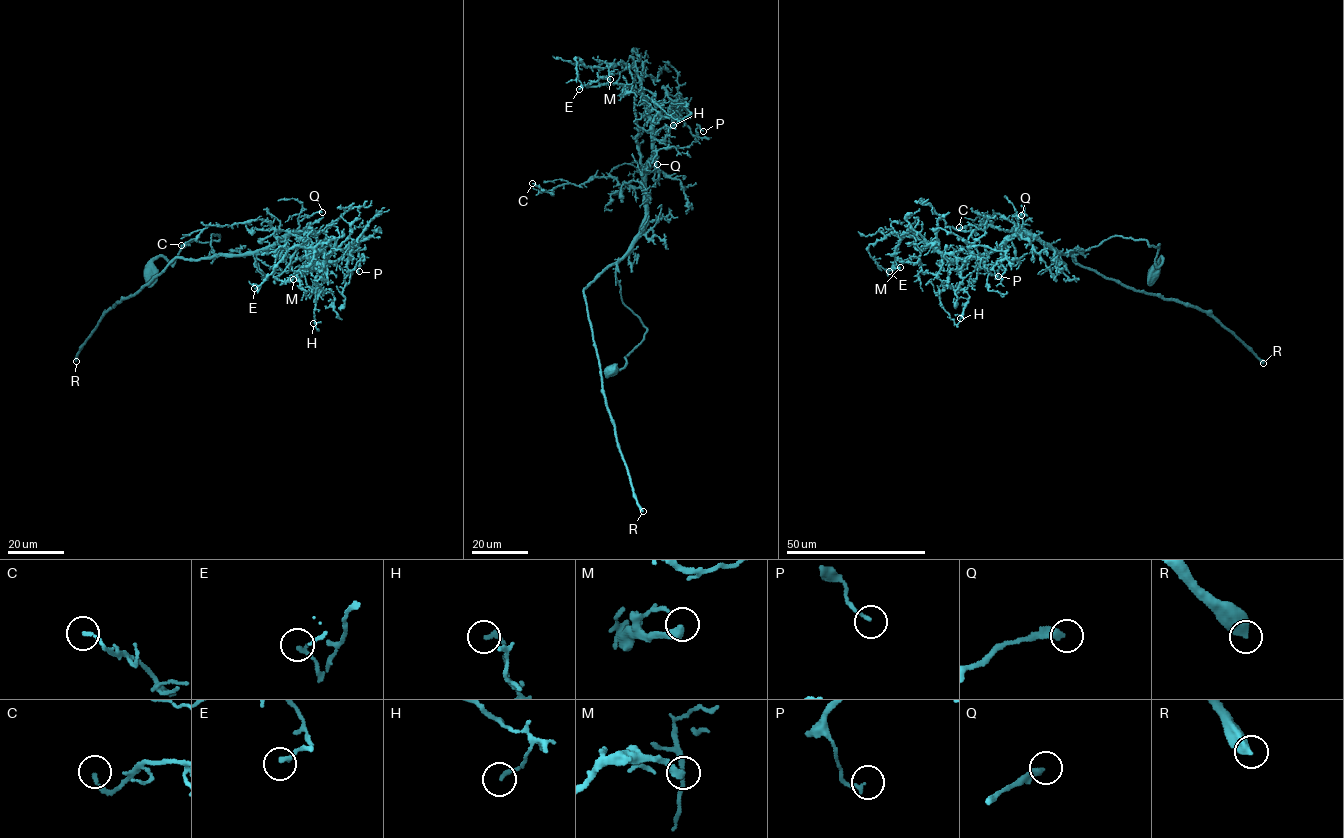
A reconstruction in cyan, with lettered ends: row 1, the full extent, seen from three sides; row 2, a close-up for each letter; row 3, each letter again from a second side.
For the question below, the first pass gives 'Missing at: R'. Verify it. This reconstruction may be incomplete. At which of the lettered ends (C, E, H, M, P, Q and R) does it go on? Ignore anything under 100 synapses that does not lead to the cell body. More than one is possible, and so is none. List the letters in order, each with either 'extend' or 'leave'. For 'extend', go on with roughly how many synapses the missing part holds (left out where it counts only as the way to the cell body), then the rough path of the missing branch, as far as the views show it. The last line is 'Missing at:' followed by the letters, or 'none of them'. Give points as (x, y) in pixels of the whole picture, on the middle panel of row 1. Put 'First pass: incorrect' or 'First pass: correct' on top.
First pass: correct
C: leave
E: leave
H: leave
M: leave
P: leave
Q: leave
R: extend | 300 syn
Missing at: R

